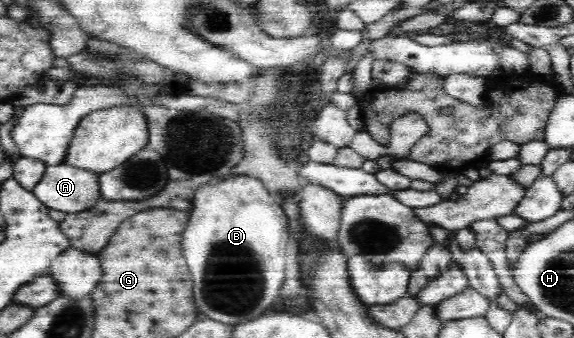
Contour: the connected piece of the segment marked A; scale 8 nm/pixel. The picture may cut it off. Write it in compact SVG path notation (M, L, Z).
M68 163L46 166L45 175L32 191L49 209L76 213L93 208L101 198L100 172L81 169Z

